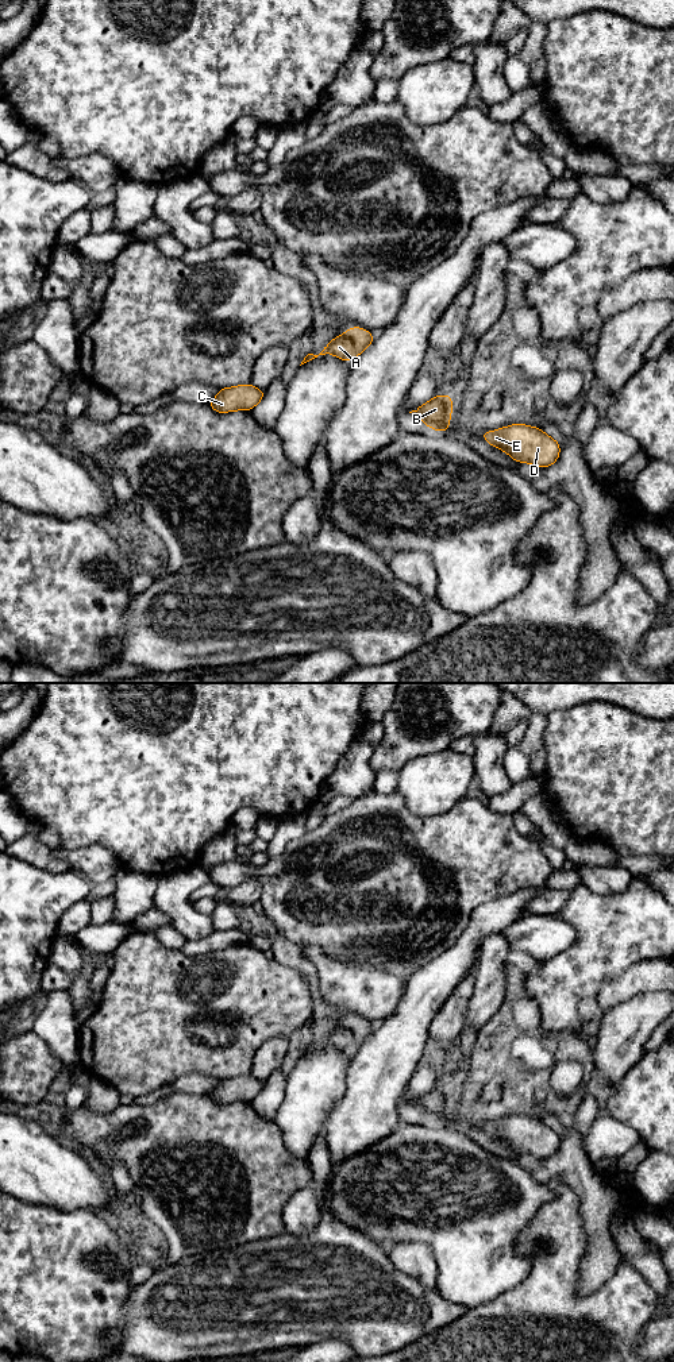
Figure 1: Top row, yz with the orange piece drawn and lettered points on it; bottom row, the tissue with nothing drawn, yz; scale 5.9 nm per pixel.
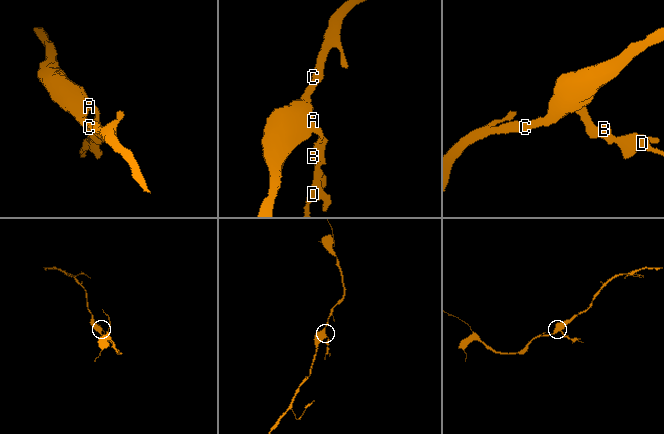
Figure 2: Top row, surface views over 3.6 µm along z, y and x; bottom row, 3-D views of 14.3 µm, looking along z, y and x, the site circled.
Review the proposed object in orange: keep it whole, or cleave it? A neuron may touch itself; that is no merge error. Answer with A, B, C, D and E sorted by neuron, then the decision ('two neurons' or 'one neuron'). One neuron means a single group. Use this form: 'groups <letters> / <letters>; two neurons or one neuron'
groups A C / B D E; two neurons

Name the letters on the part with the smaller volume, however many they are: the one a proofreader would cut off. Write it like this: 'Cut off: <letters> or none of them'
Cut off: B, D, E

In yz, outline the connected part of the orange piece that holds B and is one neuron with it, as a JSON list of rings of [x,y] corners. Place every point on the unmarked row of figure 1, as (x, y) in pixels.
[[[446,1084],[442,1087],[435,1087],[431,1092],[419,1097],[416,1101],[409,1104],[420,1108],[427,1119],[450,1123],[448,1115],[452,1101],[452,1089]]]

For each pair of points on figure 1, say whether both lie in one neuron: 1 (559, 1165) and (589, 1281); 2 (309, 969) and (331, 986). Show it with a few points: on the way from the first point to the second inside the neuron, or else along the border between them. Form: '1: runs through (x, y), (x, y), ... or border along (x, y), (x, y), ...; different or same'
1: runs through (589, 1191), (597, 1199), (597, 1251); same
2: border along (300, 948), (314, 964), (318, 988), (330, 1004); different

